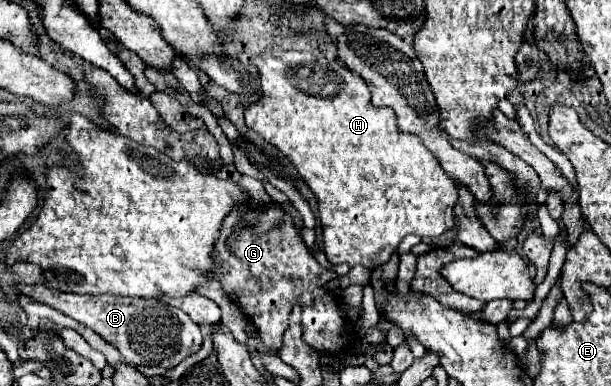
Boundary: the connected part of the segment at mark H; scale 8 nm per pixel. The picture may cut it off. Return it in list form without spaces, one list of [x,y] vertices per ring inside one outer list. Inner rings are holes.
[[[271,47],[251,57],[251,65],[259,71],[261,87],[259,101],[245,109],[245,123],[267,143],[275,145],[315,193],[323,229],[323,251],[329,263],[347,263],[351,267],[363,263],[371,271],[389,261],[405,235],[435,237],[455,227],[453,205],[457,201],[457,183],[445,175],[437,159],[433,159],[417,137],[397,133],[391,109],[373,109],[369,89],[361,77],[349,73],[337,61],[333,63],[307,51],[281,51],[279,55]]]

